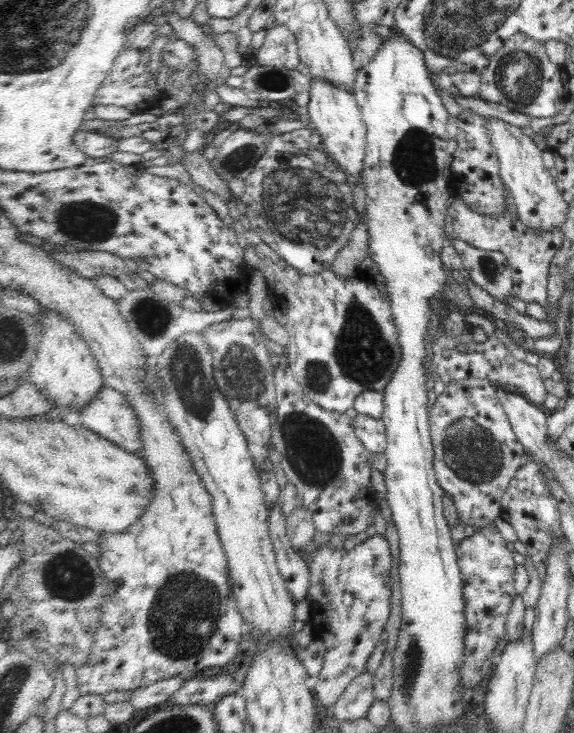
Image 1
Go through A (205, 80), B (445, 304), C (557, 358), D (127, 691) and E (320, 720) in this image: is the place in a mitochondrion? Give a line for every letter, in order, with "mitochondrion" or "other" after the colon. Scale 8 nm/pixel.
A: other
B: other
C: other
D: other
E: other

